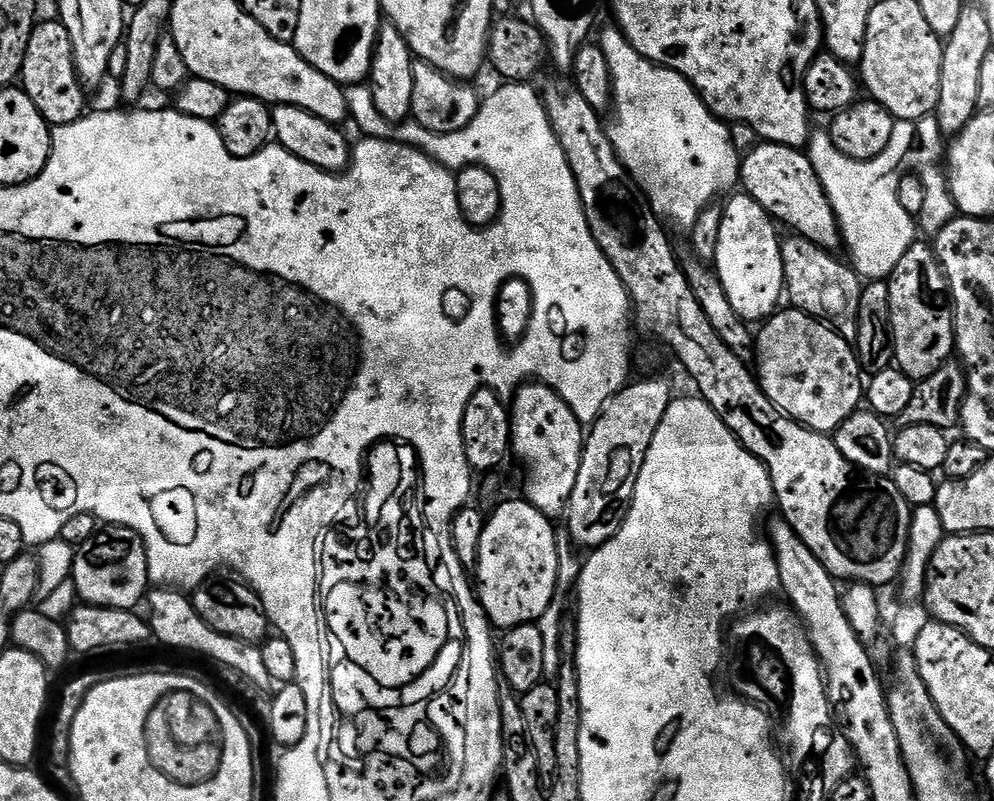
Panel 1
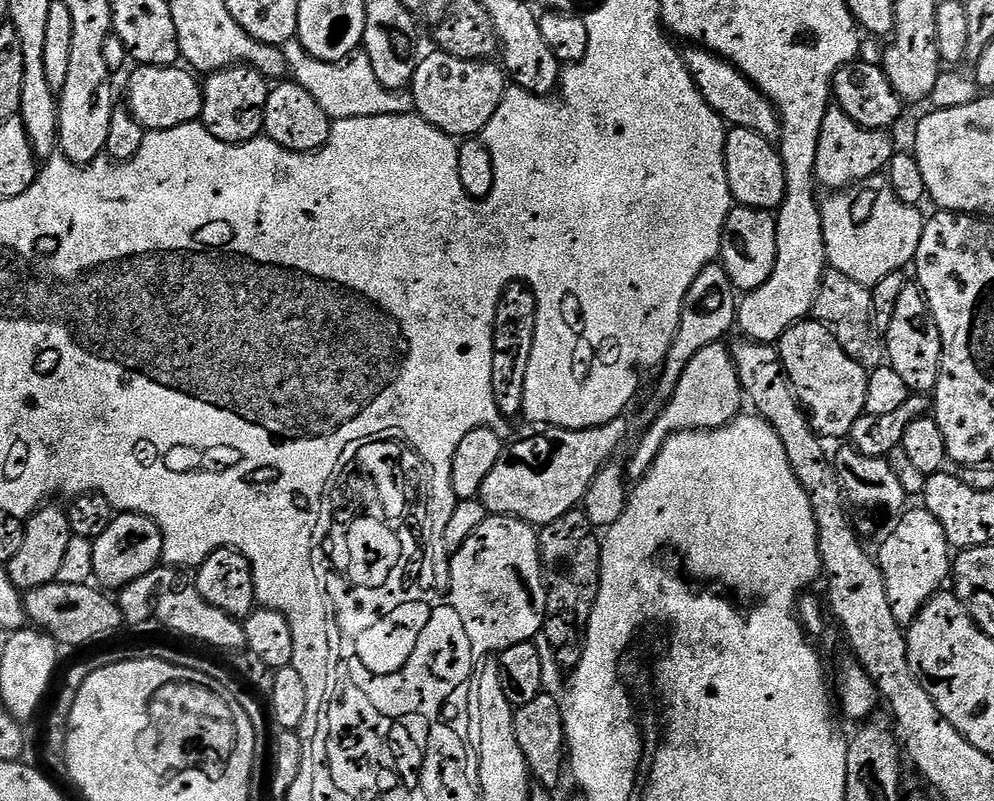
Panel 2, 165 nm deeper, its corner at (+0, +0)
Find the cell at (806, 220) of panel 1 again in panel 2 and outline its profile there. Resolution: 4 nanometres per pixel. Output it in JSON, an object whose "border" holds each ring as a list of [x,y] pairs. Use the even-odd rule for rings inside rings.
{"border":[[[733,127],[728,132],[724,157],[732,199],[737,205],[765,210],[779,209],[790,181],[784,175],[784,163],[773,141],[759,136],[752,128]]]}

